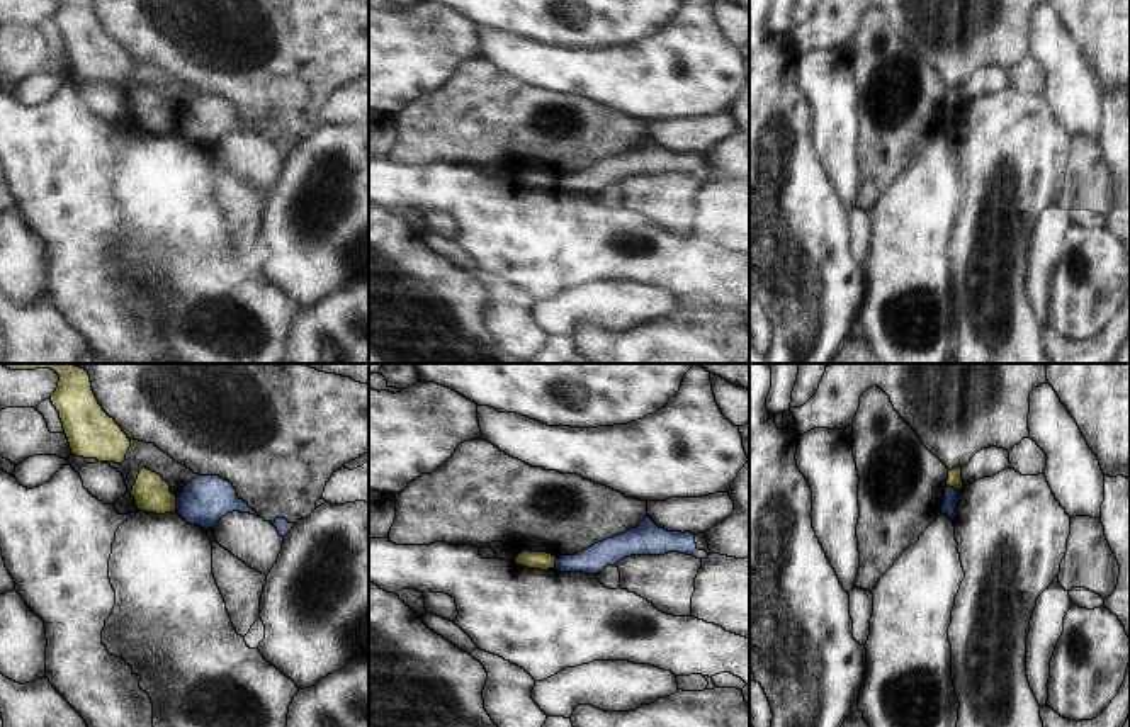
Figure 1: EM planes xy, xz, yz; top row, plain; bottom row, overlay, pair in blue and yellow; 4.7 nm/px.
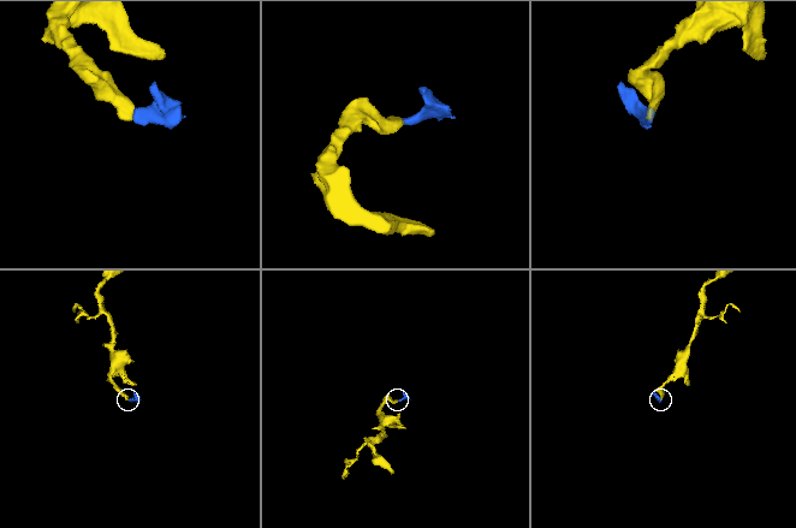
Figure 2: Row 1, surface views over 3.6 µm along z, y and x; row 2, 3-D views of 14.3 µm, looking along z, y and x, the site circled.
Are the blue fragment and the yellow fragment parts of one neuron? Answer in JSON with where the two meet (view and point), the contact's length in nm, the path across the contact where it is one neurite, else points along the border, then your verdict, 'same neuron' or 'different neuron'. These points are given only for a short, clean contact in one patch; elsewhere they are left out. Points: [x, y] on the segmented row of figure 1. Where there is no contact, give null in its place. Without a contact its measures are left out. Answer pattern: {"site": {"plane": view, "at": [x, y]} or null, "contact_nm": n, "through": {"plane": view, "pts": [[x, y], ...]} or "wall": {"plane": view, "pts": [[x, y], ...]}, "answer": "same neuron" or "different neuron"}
{"site": {"plane": "xy", "at": [177, 505]}, "contact_nm": 60, "wall": {"plane": "xy", "pts": [[175, 498], [177, 510]]}, "answer": "different neuron"}

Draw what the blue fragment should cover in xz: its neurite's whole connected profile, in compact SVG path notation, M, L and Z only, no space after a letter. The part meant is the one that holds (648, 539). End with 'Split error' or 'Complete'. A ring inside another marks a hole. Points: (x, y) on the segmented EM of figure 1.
M646 516L637 528L598 542L574 555L557 557L556 571L598 574L607 566L615 566L630 555L664 555L668 552L680 552L697 559L707 559L710 554L703 533L668 532Z. Split error

